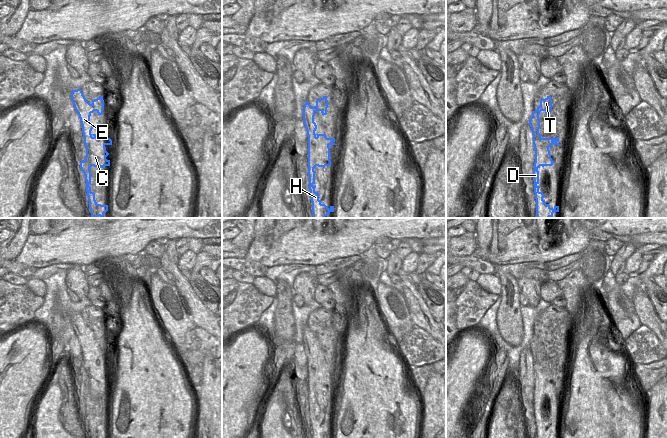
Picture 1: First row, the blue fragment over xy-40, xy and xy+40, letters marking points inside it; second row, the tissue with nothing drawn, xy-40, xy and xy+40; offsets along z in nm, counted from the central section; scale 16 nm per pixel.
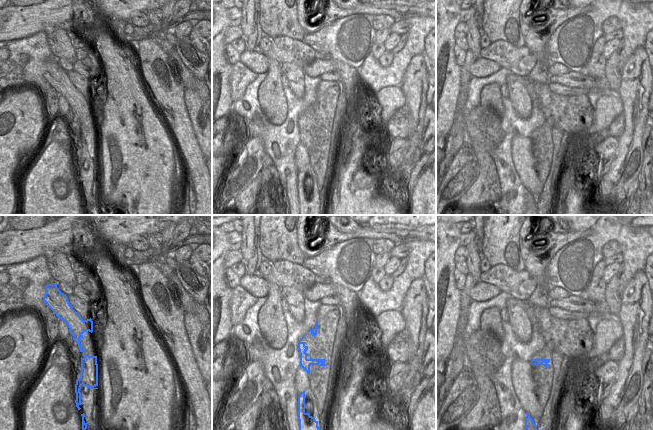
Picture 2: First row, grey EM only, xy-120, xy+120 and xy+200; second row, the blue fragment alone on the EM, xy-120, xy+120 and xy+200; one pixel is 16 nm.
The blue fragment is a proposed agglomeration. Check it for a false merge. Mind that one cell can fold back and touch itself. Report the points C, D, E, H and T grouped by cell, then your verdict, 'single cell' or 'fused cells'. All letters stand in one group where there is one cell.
C D E H T | single cell

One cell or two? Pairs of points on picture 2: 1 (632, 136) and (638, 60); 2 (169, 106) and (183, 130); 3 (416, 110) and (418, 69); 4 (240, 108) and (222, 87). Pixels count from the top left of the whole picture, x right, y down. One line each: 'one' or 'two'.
1: one
2: one
3: one
4: two

